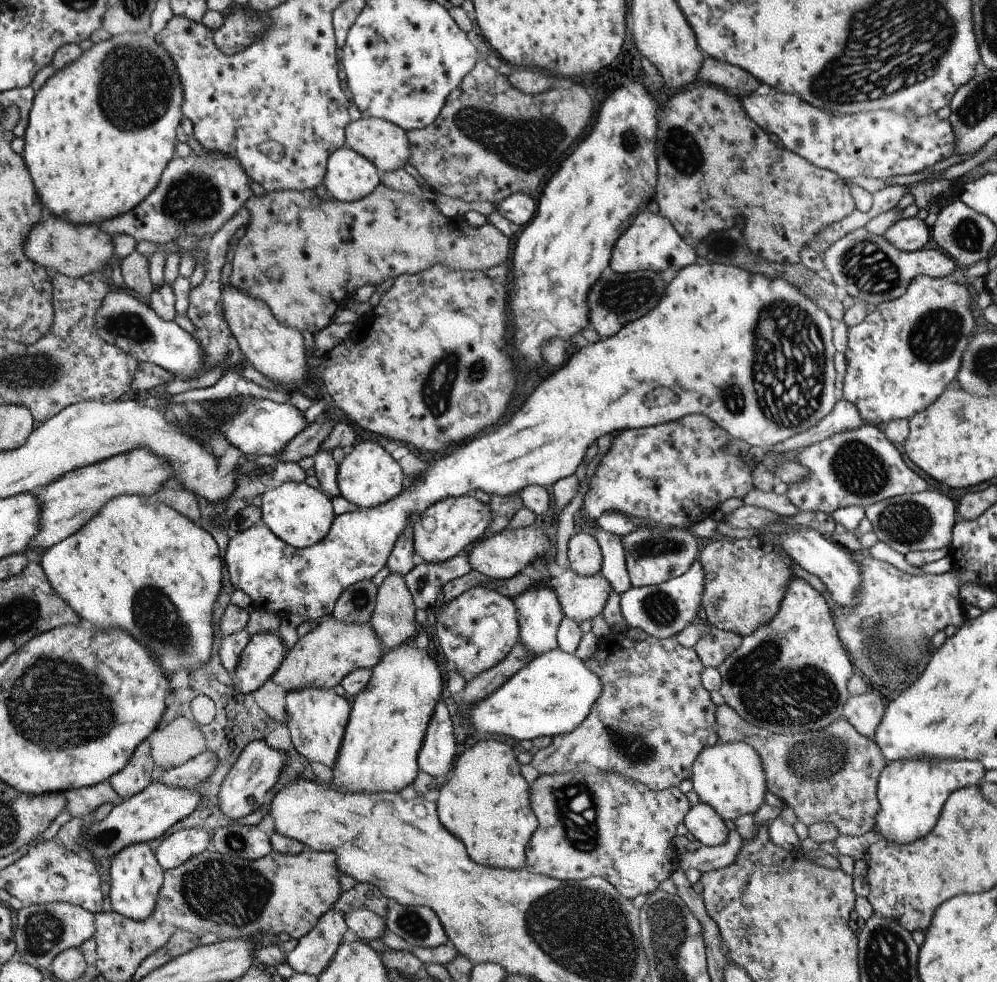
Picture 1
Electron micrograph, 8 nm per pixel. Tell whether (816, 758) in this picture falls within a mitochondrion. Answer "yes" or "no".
yes

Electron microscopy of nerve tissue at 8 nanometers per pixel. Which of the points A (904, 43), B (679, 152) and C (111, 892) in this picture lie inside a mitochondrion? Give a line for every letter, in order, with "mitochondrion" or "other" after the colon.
A: mitochondrion
B: mitochondrion
C: other

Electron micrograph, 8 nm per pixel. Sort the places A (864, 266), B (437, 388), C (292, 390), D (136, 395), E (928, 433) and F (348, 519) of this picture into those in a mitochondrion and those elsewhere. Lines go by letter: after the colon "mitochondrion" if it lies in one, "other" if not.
A: mitochondrion
B: mitochondrion
C: other
D: other
E: other
F: other

